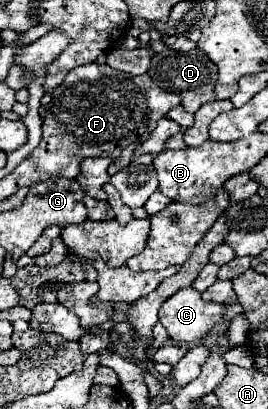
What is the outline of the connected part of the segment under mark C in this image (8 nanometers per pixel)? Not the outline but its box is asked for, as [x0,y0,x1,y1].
[158,287,222,343]

